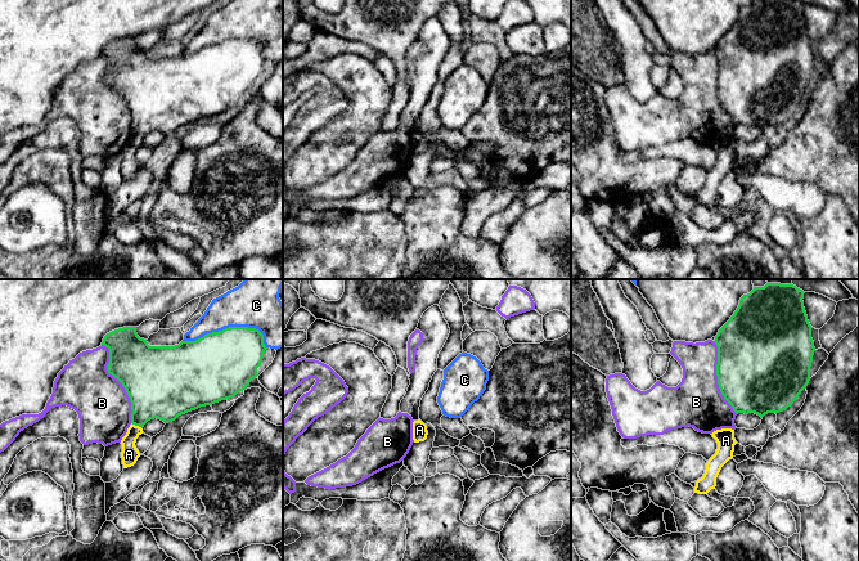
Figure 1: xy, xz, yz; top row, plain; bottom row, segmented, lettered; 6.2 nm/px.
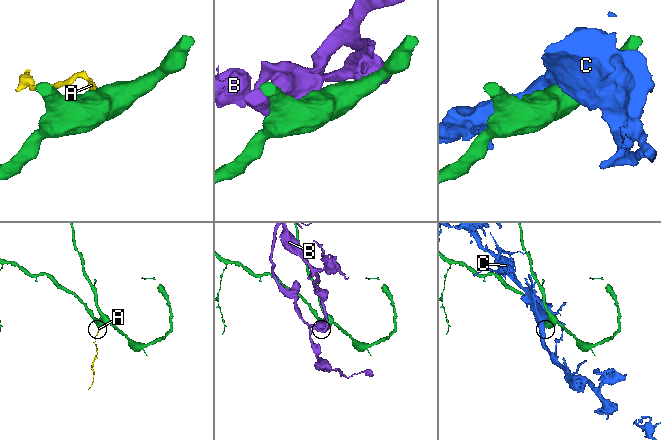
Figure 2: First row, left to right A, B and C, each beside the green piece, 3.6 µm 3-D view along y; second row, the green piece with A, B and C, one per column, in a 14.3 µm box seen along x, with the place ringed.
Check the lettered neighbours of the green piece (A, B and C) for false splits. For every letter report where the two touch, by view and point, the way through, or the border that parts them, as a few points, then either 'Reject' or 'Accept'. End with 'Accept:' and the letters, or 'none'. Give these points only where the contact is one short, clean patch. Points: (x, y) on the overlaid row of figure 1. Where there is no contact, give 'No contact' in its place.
A: Touches green at xy (136, 425). Path across: xy (156, 390), (151, 395), (136, 425), (129, 440), (129, 454). Accept
B: Touches green at xy (120, 381). Reject
C: Touches green at xy (229, 327). Reject
Accept: A

